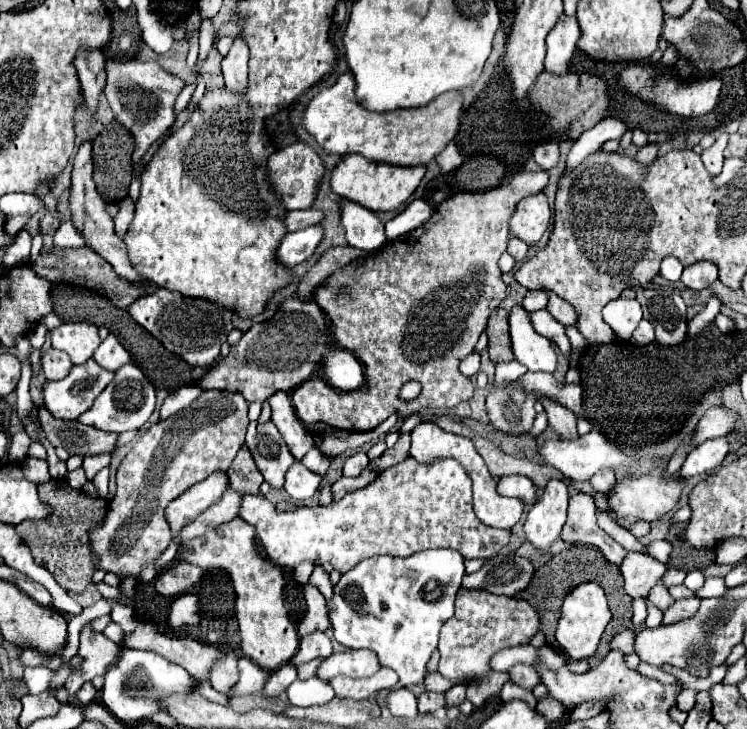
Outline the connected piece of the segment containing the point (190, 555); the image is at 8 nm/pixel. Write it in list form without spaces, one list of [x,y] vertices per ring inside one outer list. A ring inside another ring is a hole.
[[[234,518],[200,538],[184,542],[184,558],[190,564],[196,564],[206,570],[226,570],[232,578],[236,590],[236,618],[240,624],[240,650],[254,664],[264,666],[264,670],[276,670],[278,666],[290,662],[290,658],[298,652],[298,632],[290,622],[288,612],[284,608],[284,576],[280,567],[274,566],[270,560],[262,558],[254,548],[256,534],[254,526],[242,522],[242,518]]]

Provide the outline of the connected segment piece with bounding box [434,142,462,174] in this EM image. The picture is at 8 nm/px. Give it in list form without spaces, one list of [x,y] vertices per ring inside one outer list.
[[[450,142],[434,160],[438,162],[438,166],[440,166],[440,170],[442,170],[444,174],[456,170],[456,168],[462,164],[462,156],[460,156],[458,146],[456,146],[454,142]]]

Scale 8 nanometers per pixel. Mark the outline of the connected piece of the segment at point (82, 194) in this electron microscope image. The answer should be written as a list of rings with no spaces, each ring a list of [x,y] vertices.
[[[92,138],[84,140],[80,144],[80,148],[78,148],[78,152],[76,152],[76,158],[74,158],[72,186],[70,186],[70,216],[72,216],[70,222],[78,230],[78,234],[84,238],[86,246],[94,248],[96,254],[100,254],[106,262],[110,262],[118,276],[122,276],[122,278],[126,278],[130,282],[144,282],[144,278],[132,268],[132,264],[128,260],[128,254],[126,254],[126,246],[118,238],[118,234],[114,232],[114,218],[108,214],[106,202],[96,192],[96,186],[92,182],[92,150],[90,150],[90,142],[92,142]]]

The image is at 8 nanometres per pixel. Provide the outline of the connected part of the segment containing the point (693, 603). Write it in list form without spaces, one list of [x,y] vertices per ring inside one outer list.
[[[696,596],[688,598],[688,600],[678,600],[664,612],[662,624],[674,624],[674,622],[686,620],[686,618],[690,618],[690,614],[694,614],[698,610],[698,606],[700,606],[700,600]]]

